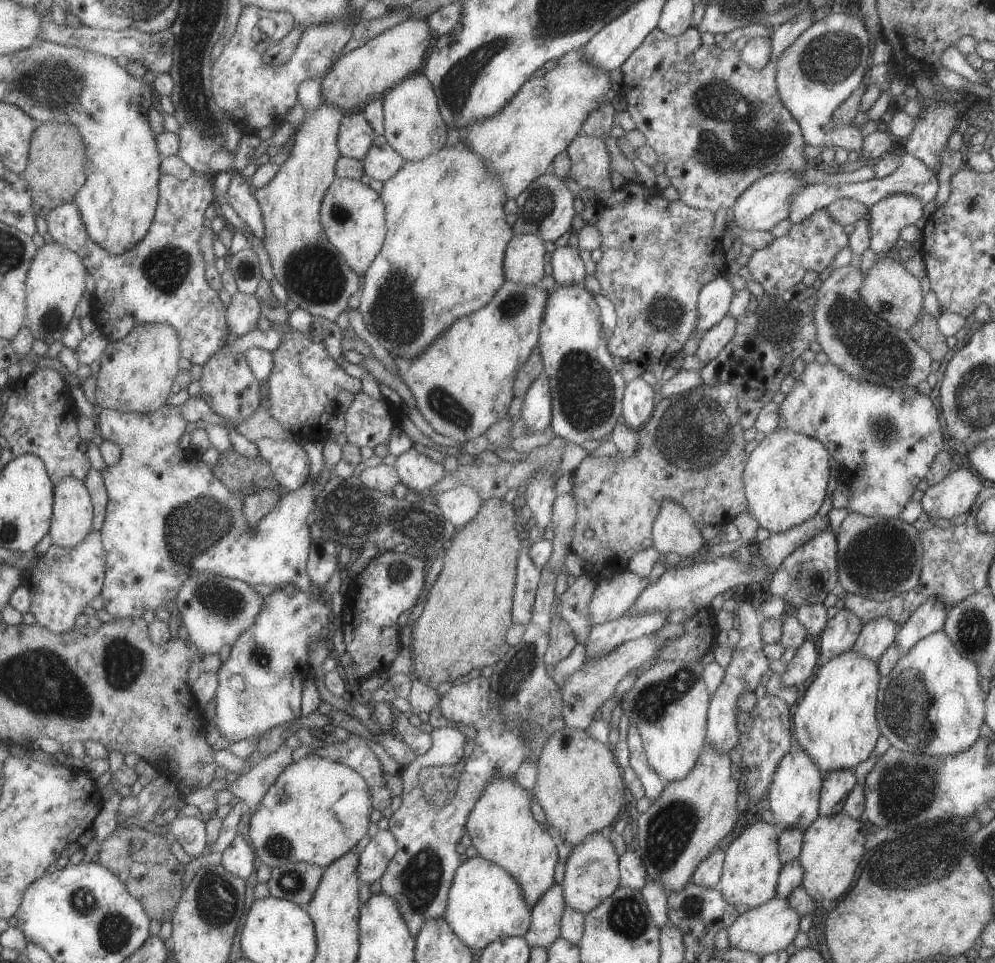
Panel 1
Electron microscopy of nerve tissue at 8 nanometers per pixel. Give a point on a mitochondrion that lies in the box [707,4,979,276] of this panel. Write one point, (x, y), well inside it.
(832, 58)

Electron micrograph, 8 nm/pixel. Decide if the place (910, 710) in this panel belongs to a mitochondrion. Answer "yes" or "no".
yes

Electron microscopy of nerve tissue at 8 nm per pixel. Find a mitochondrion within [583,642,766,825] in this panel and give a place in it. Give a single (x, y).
(652, 702)

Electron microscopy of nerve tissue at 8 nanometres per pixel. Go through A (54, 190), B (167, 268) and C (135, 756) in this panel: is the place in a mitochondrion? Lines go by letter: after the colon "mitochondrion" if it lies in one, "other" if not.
A: other
B: mitochondrion
C: other

